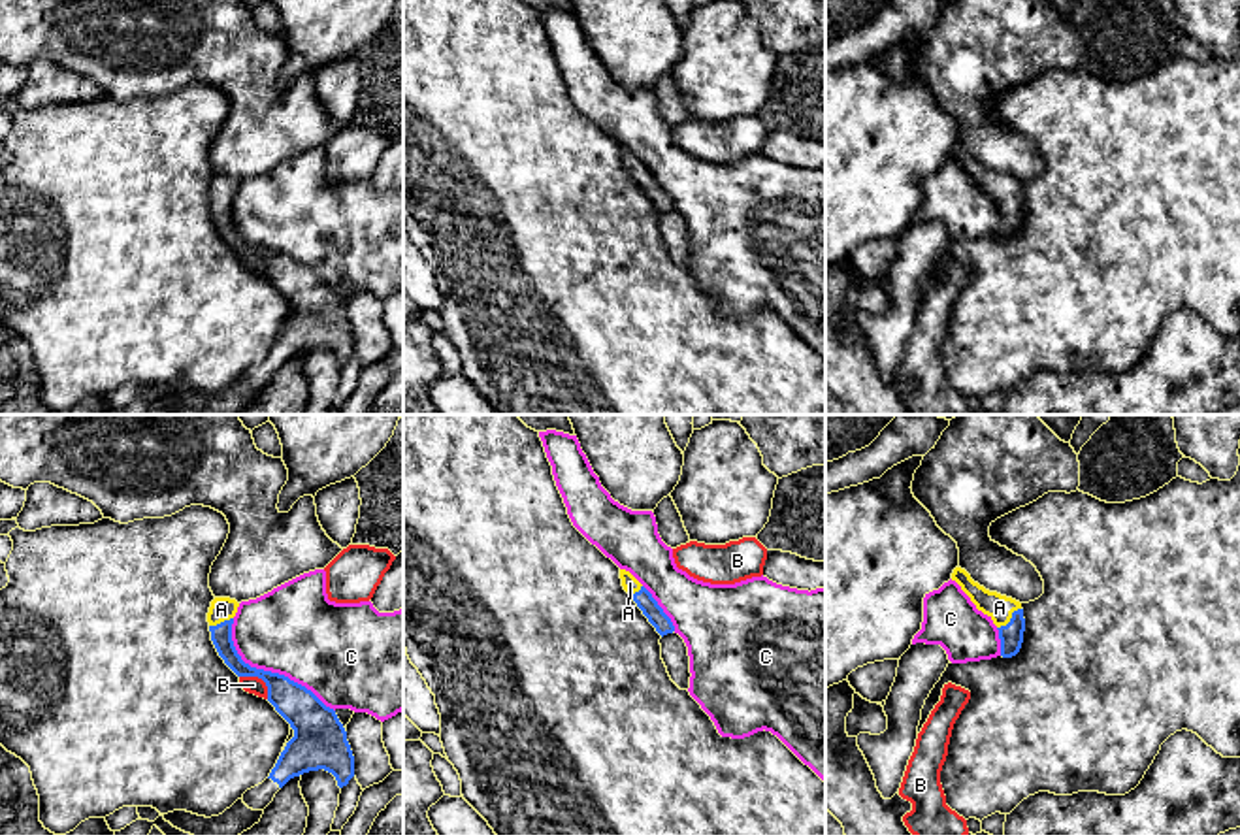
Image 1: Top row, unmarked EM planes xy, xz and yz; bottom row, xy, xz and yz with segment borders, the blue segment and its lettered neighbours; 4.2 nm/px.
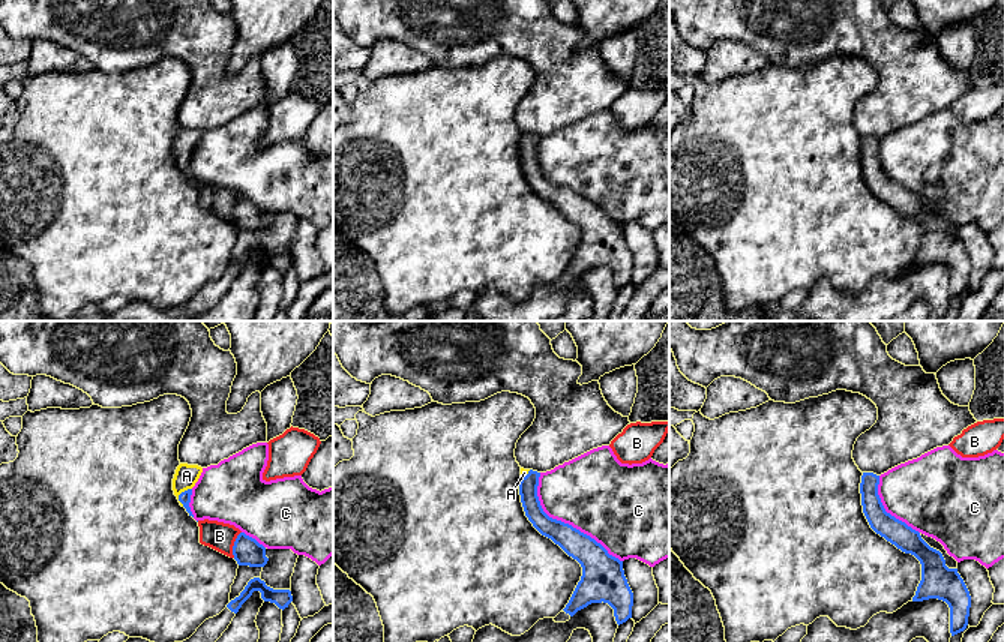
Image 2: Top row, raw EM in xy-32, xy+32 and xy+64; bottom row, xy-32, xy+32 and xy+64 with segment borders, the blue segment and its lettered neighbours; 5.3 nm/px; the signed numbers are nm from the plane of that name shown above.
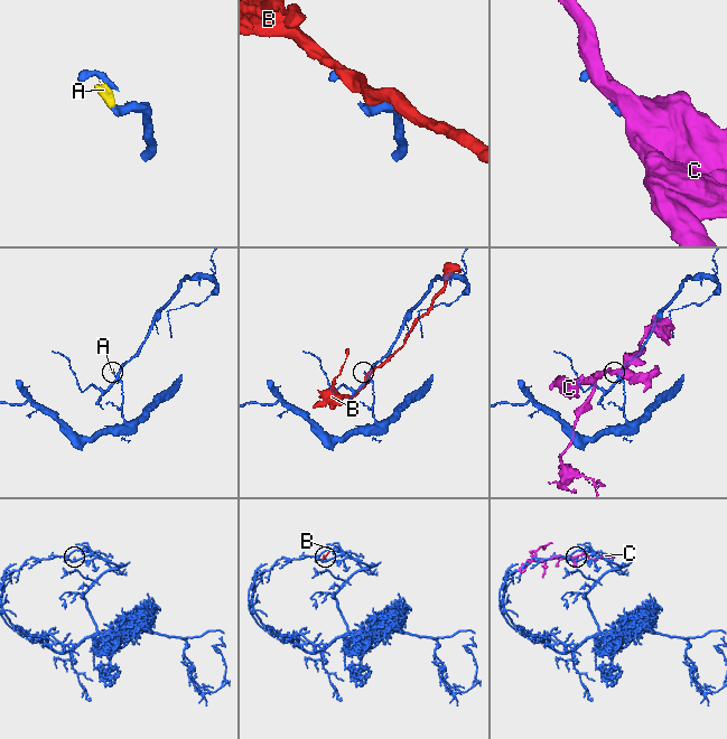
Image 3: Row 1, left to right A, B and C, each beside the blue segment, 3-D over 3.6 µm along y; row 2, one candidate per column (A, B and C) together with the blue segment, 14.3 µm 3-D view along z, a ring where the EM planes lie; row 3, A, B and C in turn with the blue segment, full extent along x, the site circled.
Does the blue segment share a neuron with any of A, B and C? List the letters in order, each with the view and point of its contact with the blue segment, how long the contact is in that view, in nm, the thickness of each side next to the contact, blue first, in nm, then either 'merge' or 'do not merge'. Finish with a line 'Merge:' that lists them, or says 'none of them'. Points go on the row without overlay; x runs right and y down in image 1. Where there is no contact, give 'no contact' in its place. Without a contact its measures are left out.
A: meets blue in yz at (1011, 196); contact 140 nm long; 100 nm thick on the blue side, 110 nm on the other; merge
B: meets blue in xy at (261, 255); contact 160 nm long; 170 nm thick on the blue side, 80 nm on the other; do not merge
C: meets blue in xy at (268, 249); contact 600 nm long; 170 nm thick on the blue side, 400 nm on the other; do not merge
Merge: A

